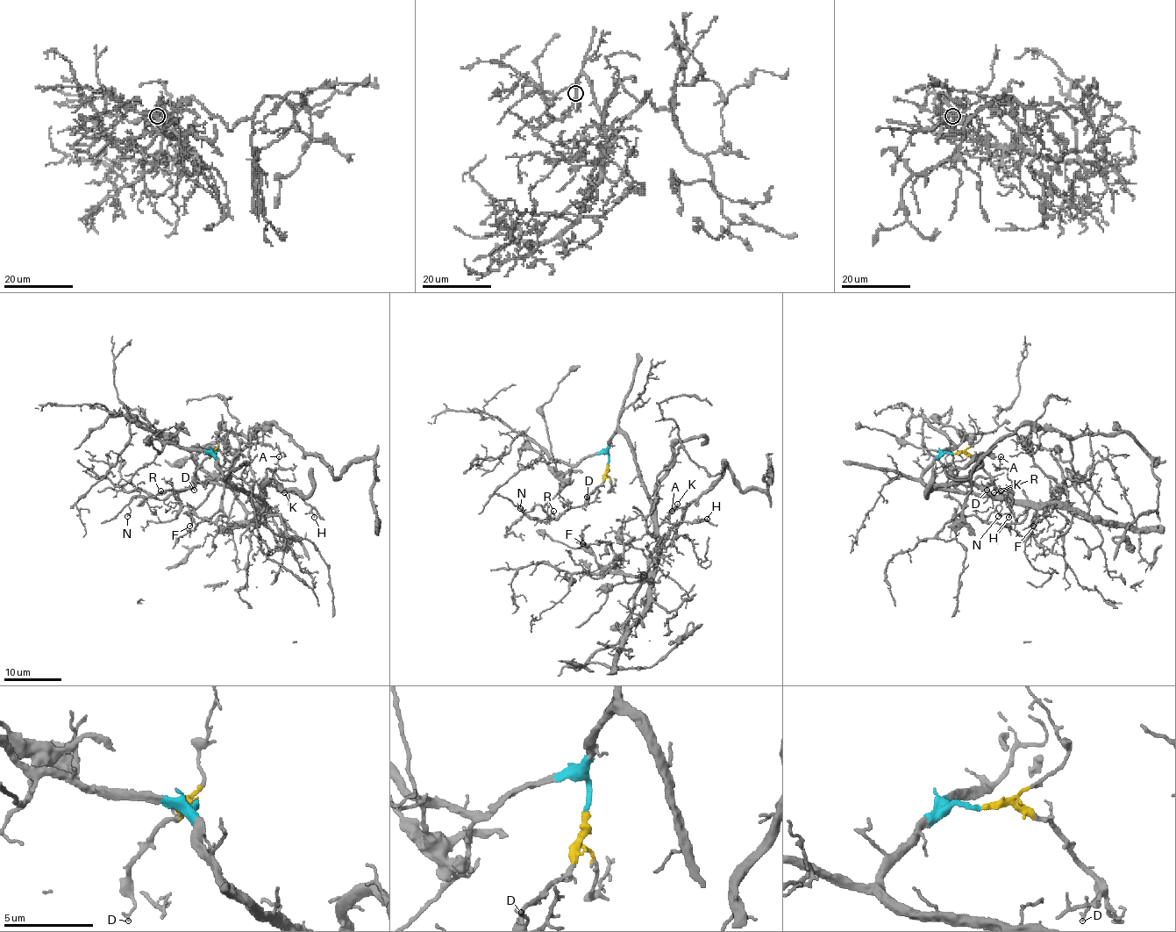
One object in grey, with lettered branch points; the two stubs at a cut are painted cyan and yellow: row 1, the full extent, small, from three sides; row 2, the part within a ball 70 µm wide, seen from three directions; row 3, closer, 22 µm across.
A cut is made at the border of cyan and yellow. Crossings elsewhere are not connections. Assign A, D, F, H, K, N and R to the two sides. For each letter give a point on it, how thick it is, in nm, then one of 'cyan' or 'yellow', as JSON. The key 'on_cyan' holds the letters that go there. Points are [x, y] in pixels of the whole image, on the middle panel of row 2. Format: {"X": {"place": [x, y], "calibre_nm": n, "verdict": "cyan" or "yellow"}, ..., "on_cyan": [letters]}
{"A": {"place": [672, 511], "calibre_nm": 140, "verdict": "cyan"}, "D": {"place": [587, 497], "calibre_nm": 140, "verdict": "yellow"}, "F": {"place": [582, 543], "calibre_nm": 100, "verdict": "cyan"}, "H": {"place": [707, 519], "calibre_nm": 120, "verdict": "cyan"}, "K": {"place": [677, 504], "calibre_nm": 110, "verdict": "cyan"}, "N": {"place": [520, 508], "calibre_nm": 130, "verdict": "yellow"}, "R": {"place": [553, 511], "calibre_nm": 120, "verdict": "yellow"}, "on_cyan": ["A", "F", "H", "K"]}

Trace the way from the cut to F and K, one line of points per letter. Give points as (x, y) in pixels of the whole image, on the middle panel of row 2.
F: (608, 462), (610, 440), (620, 433), (651, 505), (655, 568), (646, 575), (626, 575), (606, 542), (581, 543)
K: (608, 462), (610, 440), (620, 433), (628, 441), (639, 482), (651, 505), (653, 536), (677, 503)

